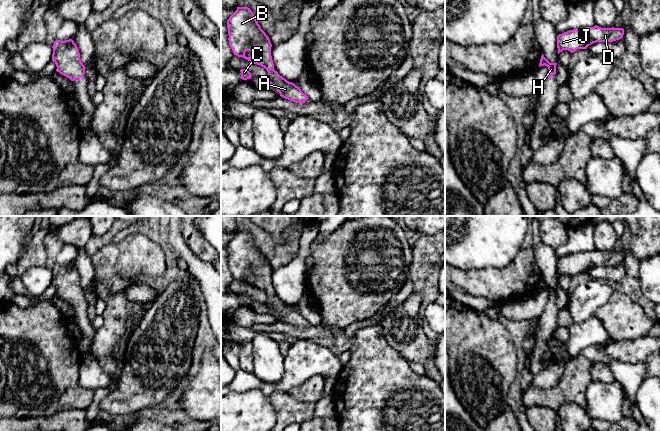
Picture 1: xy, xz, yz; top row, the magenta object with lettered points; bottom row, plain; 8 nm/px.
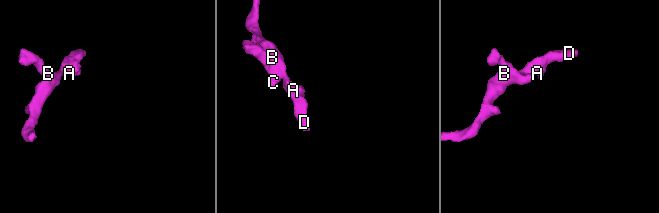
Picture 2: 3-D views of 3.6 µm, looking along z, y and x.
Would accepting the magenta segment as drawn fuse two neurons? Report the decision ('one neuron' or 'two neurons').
one neuron

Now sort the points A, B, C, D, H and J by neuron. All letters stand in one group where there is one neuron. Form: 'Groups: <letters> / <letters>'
Groups: A B C D H J

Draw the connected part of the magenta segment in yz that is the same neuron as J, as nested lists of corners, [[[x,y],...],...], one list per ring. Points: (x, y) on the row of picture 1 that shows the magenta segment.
[[[597,25],[569,30],[557,36],[558,54],[563,50],[573,53],[577,49],[587,49],[596,42],[613,42],[623,38],[623,35],[623,28],[601,28]]]

